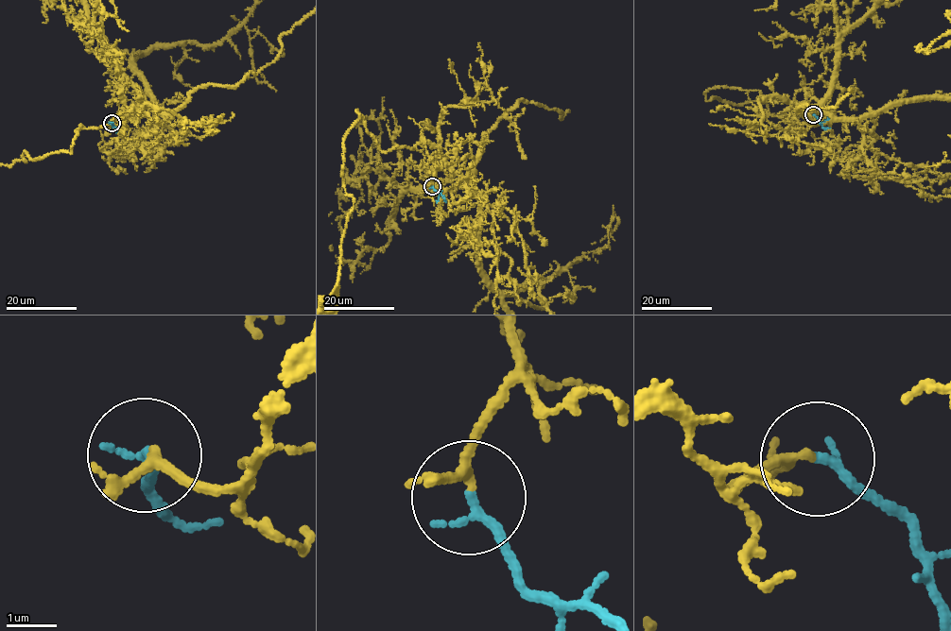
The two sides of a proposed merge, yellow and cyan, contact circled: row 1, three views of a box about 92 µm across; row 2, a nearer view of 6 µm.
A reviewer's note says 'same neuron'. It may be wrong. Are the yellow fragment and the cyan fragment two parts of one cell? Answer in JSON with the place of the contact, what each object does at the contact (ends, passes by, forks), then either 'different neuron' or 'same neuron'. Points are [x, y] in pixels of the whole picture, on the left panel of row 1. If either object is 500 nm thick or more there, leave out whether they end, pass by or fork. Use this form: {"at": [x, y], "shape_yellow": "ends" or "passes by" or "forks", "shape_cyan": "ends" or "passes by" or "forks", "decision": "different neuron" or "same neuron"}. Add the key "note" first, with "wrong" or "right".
{"note": "right", "at": [112, 123], "shape_yellow": "passes by", "shape_cyan": "ends", "decision": "same neuron"}

